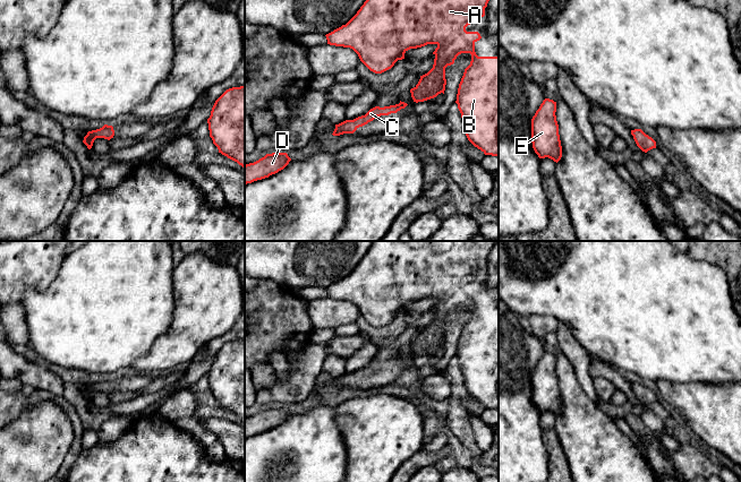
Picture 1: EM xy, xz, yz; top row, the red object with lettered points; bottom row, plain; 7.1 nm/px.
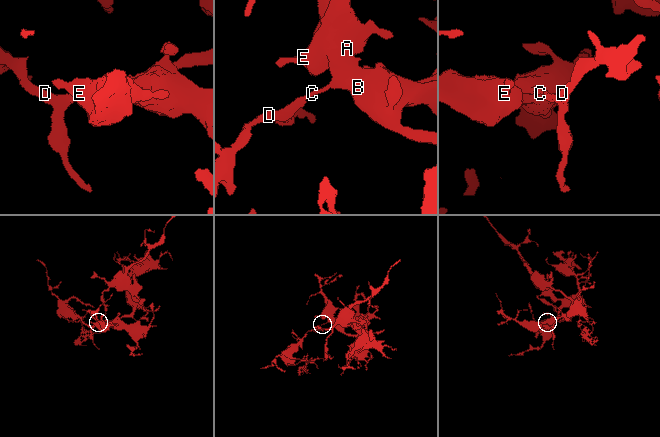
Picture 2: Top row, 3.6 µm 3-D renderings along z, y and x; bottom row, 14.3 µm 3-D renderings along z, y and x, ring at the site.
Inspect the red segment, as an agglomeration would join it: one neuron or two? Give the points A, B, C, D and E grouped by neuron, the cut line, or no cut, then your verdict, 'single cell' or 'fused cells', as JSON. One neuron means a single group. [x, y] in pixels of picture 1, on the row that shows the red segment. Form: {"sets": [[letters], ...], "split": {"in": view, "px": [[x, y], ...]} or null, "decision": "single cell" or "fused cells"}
{"sets": [["A", "B", "C", "D", "E"]], "split": null, "decision": "single cell"}

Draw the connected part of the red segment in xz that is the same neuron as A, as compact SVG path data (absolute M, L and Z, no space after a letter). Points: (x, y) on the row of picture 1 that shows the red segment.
M366 0L357 14L341 27L326 34L327 44L352 49L360 61L373 72L382 74L391 69L404 53L427 44L436 44L433 68L420 76L418 84L410 89L414 102L424 102L445 91L445 68L454 63L461 53L470 53L470 64L465 69L459 84L457 101L468 140L485 155L499 156L499 57L478 57L475 43L482 38L478 32L467 32L466 27L485 16L489 0Z

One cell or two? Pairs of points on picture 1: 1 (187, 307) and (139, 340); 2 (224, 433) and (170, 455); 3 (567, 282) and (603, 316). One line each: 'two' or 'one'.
1: two
2: two
3: one

